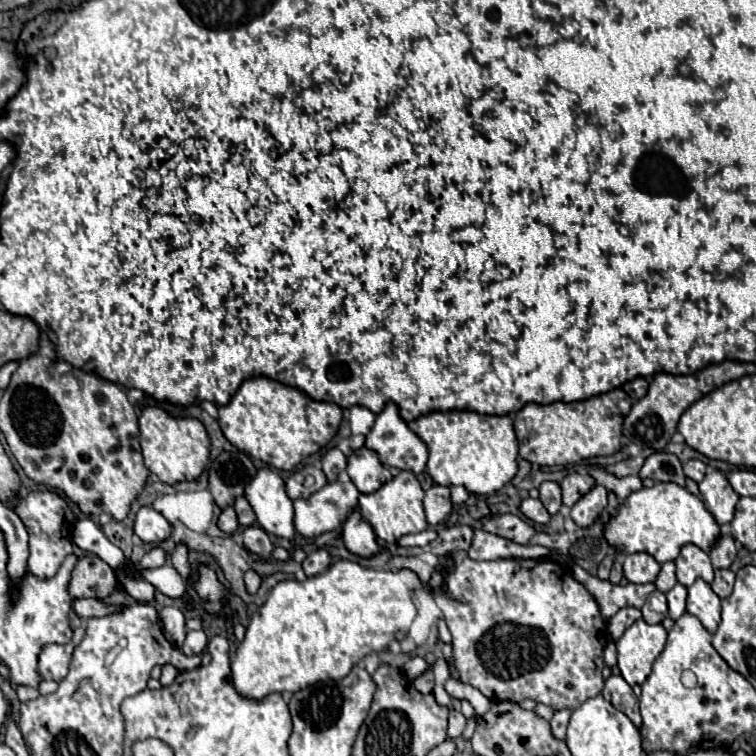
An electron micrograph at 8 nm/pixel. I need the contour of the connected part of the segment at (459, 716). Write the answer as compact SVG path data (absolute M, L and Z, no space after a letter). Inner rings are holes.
M453 709L453 711L451 711L451 715L449 715L449 731L447 731L449 739L461 737L461 733L463 733L465 725L467 725L467 719L463 717L463 713L461 713L461 711L455 711L455 709Z

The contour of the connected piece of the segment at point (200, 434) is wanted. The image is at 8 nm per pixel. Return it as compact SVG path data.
M143 405L139 411L139 443L145 457L145 467L165 483L197 479L209 457L209 437L199 419L171 417L157 405Z

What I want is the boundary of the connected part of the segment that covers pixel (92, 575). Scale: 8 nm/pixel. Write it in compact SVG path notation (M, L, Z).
M95 555L81 557L69 579L69 595L73 599L105 599L117 587L115 569Z

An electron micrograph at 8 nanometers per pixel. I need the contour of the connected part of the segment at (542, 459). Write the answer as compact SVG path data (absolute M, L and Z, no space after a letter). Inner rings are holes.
M613 389L583 401L557 401L549 405L527 403L513 417L519 441L519 455L535 465L567 465L587 457L613 455L621 447L621 425L631 409L631 397L623 389Z

